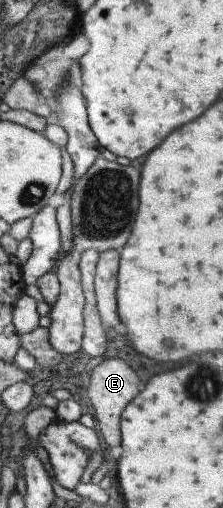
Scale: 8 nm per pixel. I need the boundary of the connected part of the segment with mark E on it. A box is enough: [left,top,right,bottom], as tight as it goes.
[88,358,141,447]

